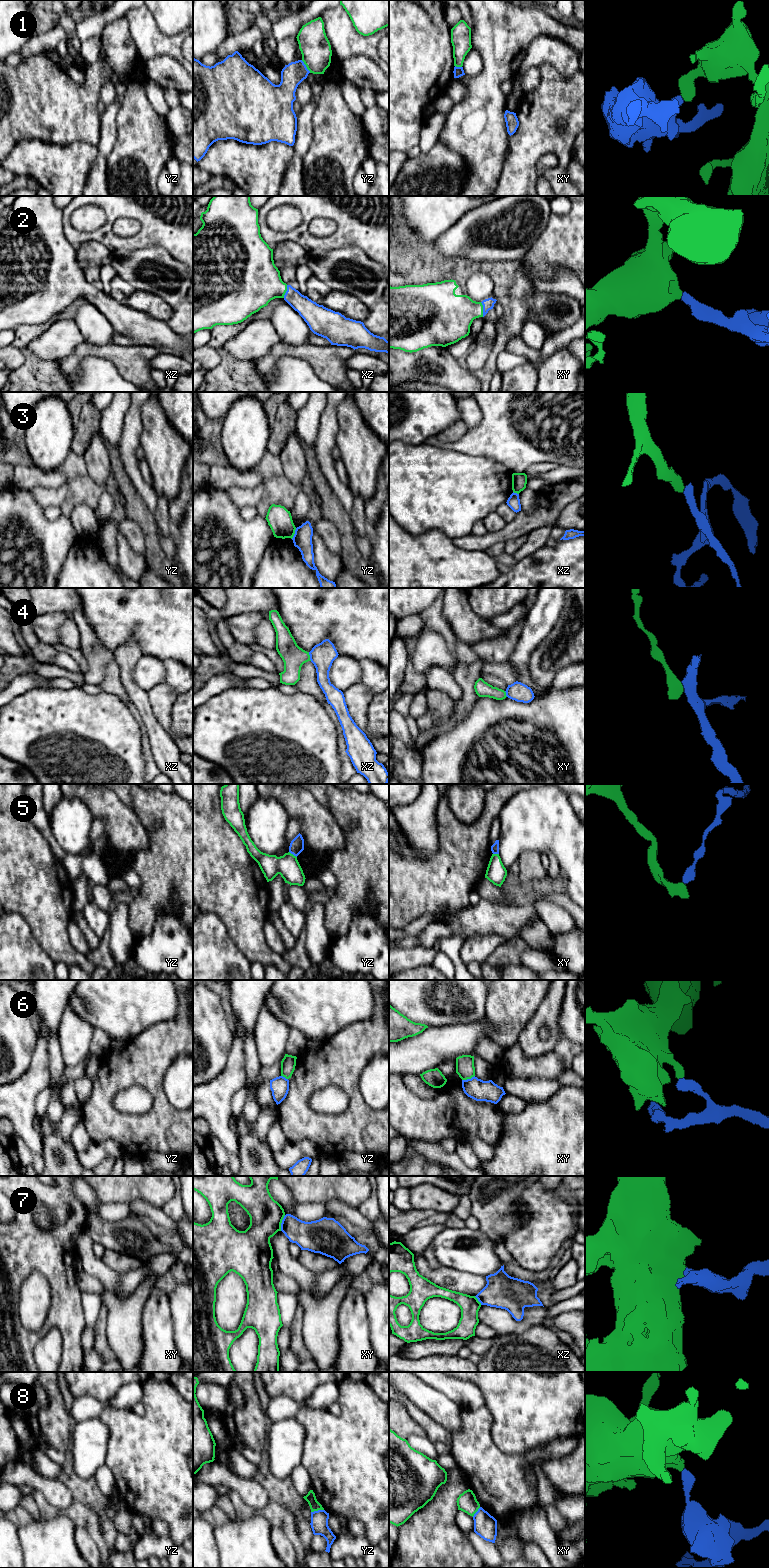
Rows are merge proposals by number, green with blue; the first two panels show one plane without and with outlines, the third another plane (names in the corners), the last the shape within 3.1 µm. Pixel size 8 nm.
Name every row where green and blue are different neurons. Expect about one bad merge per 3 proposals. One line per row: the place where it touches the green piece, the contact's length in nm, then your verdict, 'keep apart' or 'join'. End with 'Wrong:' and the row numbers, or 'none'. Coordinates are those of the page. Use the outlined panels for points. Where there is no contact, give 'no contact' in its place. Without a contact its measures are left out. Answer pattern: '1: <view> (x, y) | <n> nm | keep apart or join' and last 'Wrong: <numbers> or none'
1: yz (306, 66) | 130 nm | keep apart
2: xy (482, 309) | 120 nm | join
3: yz (294, 533) | 100 nm | keep apart
4: xz (309, 656) | 80 nm | keep apart
5: yz (292, 854) | 80 nm | keep apart
6: xy (468, 1078) | 110 nm | keep apart
7: xy (281, 1222) | 130 nm | keep apart
8: yz (317, 1510) | 110 nm | keep apart
Wrong: 1, 3, 4, 5, 6, 7, 8

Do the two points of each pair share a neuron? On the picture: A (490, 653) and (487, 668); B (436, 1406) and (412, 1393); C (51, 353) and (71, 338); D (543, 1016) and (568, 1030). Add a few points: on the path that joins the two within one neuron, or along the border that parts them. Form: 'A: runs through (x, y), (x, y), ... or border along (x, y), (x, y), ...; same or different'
A: border along (507, 659), (501, 662), (483, 662); different
B: runs through (430, 1401), (418, 1393); same
C: runs through (56, 348), (66, 338); same
D: border along (563, 1001), (558, 1018), (561, 1039); different

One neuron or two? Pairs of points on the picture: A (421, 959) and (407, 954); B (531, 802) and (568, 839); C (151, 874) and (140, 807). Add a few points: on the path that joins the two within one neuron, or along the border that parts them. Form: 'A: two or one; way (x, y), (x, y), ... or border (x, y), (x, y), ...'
A: one; way (418, 957), (410, 957)
B: one; way (540, 811), (559, 830)
C: one; way (158, 857), (157, 821)

